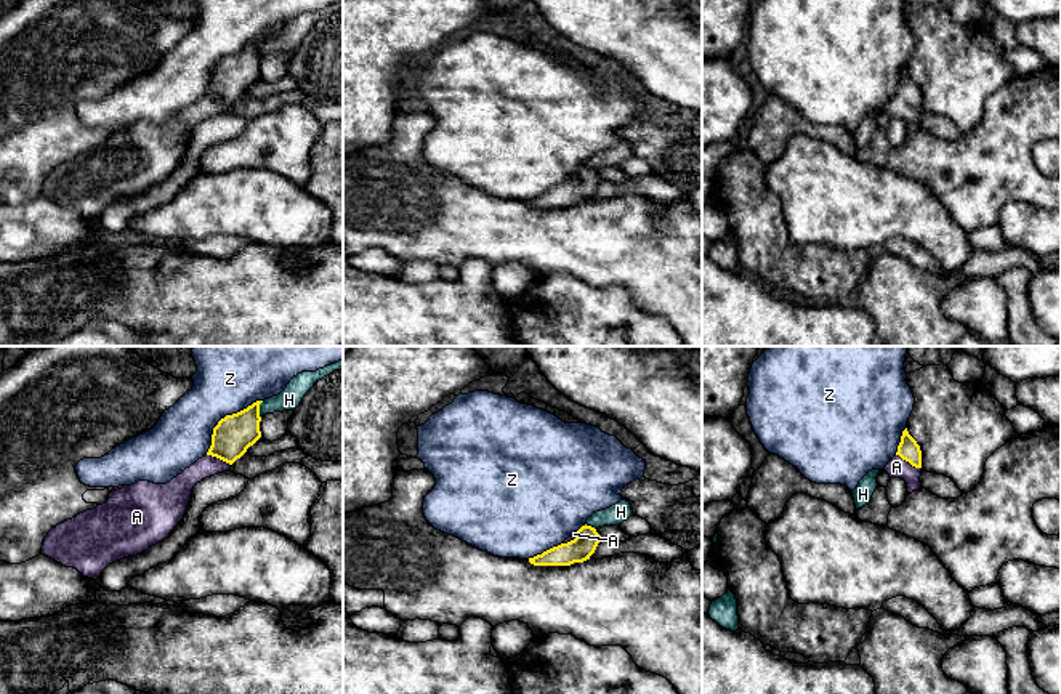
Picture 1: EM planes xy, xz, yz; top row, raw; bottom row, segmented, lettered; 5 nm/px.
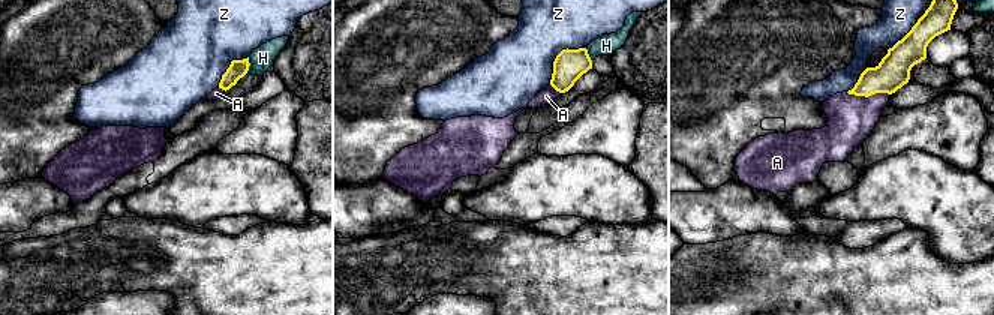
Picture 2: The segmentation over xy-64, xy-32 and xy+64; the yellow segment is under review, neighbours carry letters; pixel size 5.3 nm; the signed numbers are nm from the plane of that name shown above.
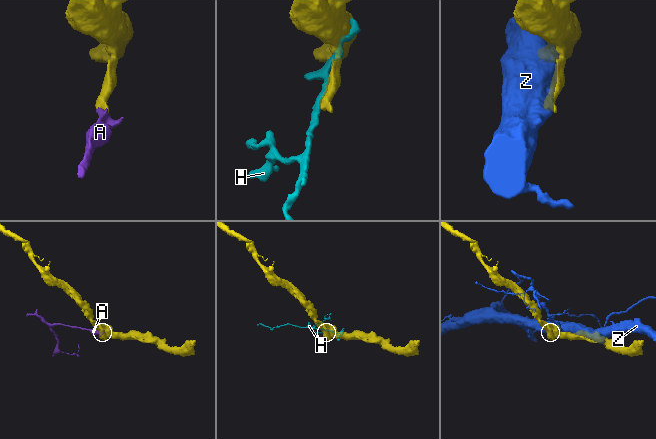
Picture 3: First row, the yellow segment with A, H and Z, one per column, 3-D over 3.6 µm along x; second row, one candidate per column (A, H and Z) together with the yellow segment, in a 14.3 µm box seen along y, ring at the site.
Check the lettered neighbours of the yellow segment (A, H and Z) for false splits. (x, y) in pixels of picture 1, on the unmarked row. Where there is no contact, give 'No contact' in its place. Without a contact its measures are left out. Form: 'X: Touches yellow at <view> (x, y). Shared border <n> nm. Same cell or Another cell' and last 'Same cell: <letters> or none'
A: Touches yellow at yz (909, 103). Shared border 150 nm. Same cell
H: Touches yellow at xy (258, 50). Shared border 90 nm. Another cell
Z: Touches yellow at xy (225, 58). Shared border 400 nm. Another cell
Same cell: A

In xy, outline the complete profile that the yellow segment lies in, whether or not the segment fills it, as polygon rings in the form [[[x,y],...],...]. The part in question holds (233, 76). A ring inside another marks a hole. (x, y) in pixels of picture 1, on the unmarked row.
[[[260,45],[226,56],[213,69],[205,98],[167,125],[138,122],[112,131],[106,144],[53,168],[42,196],[96,221],[112,204],[162,183],[184,159],[192,130],[205,119],[231,111],[260,79]]]

